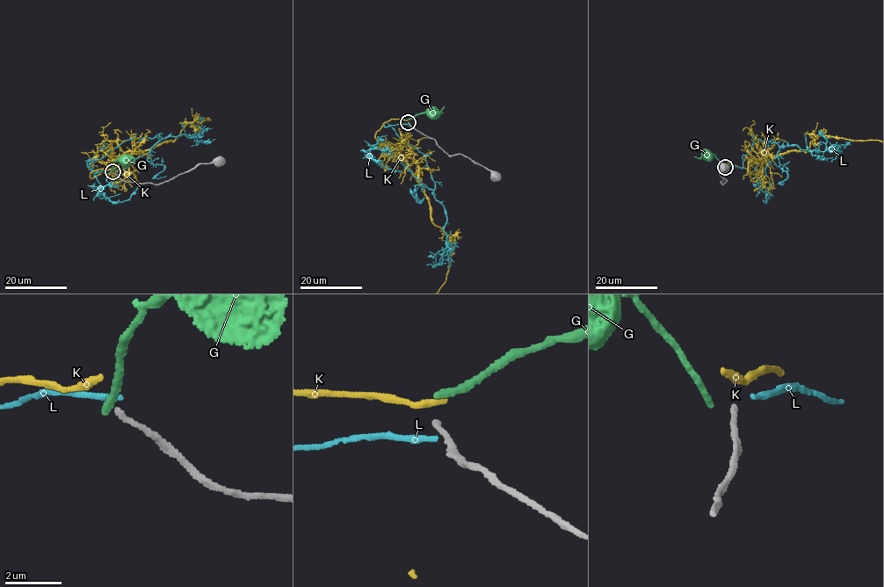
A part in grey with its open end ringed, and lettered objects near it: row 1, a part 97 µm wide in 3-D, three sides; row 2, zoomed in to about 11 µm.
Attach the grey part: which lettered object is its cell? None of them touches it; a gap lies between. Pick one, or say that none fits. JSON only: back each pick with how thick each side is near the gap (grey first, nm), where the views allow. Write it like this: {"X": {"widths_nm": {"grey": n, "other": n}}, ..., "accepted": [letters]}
{"accepted": []}

